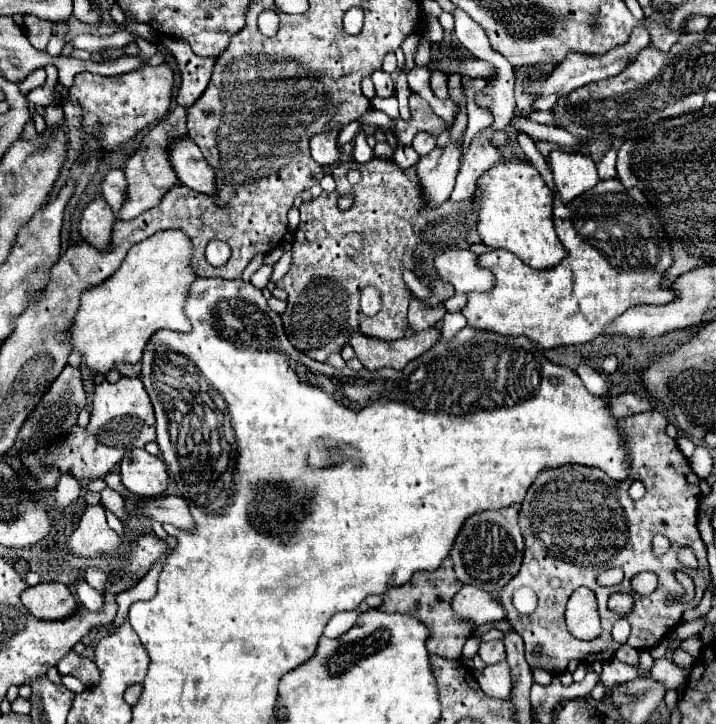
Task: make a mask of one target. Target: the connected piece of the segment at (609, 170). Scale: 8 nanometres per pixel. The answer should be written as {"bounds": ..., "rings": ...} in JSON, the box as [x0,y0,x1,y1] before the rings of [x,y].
{"bounds":[597,148,617,180],"rings":[[[611,148],[605,154],[605,158],[597,164],[597,170],[599,170],[599,178],[601,180],[609,180],[609,178],[615,178],[617,176],[617,170],[615,170],[615,154],[617,154],[617,150]]]}

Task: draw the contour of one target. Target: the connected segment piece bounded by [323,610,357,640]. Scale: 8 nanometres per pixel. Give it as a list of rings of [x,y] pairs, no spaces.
[[[353,610],[353,612],[339,612],[339,614],[335,614],[335,616],[327,622],[323,636],[335,640],[335,638],[339,638],[341,634],[345,634],[345,632],[355,624],[355,620],[357,620],[357,612],[355,612],[355,610]]]

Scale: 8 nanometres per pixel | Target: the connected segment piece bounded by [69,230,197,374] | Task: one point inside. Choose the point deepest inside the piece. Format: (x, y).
(116, 319)

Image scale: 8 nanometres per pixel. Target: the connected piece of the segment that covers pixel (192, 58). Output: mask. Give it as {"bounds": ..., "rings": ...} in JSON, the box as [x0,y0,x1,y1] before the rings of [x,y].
{"bounds":[163,38,215,108],"rings":[[[163,38],[163,46],[171,50],[181,72],[181,88],[177,94],[177,104],[183,108],[189,108],[191,104],[197,102],[197,98],[207,88],[215,60],[197,56],[191,50],[191,46],[187,46],[187,42],[179,38]]]}

